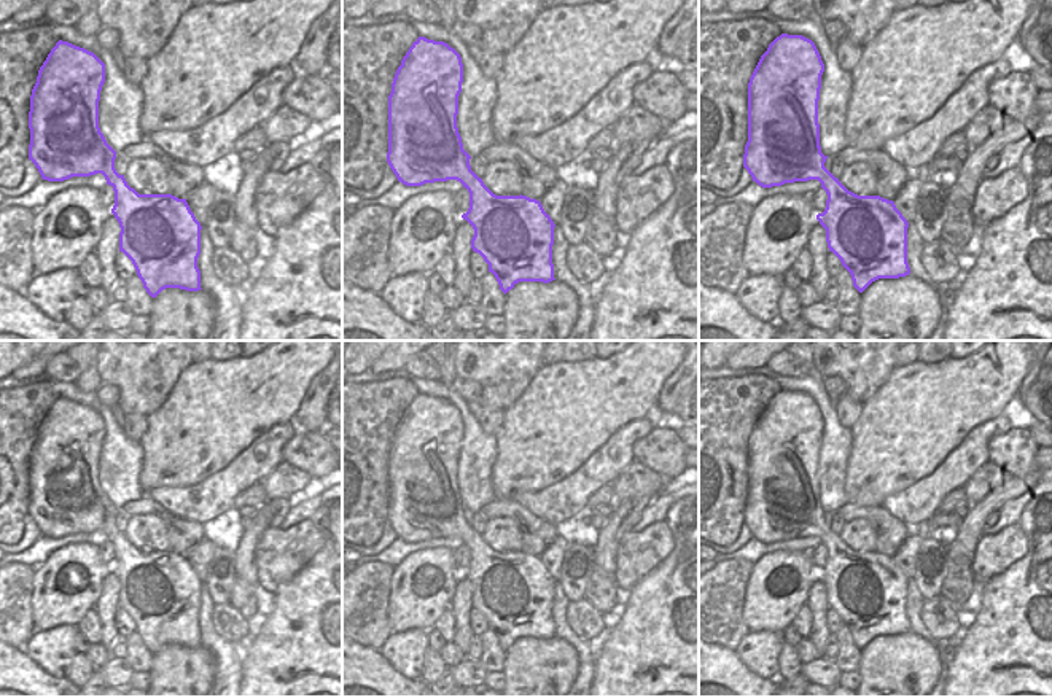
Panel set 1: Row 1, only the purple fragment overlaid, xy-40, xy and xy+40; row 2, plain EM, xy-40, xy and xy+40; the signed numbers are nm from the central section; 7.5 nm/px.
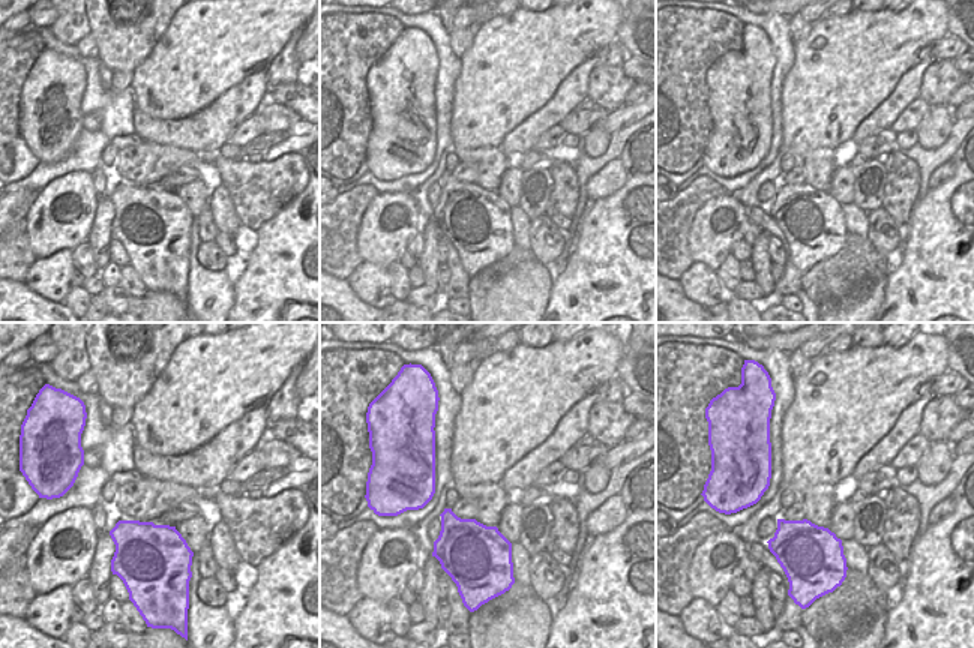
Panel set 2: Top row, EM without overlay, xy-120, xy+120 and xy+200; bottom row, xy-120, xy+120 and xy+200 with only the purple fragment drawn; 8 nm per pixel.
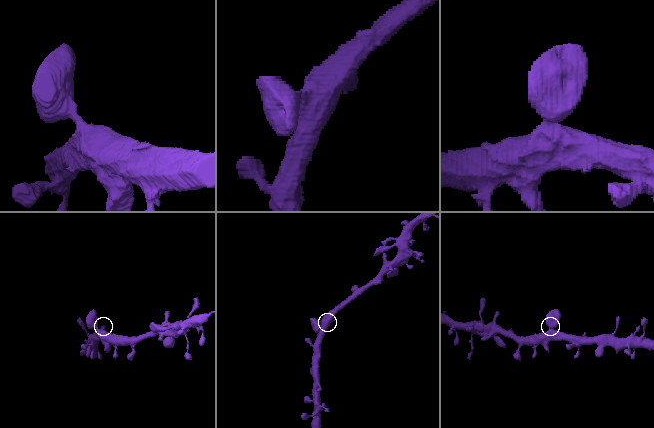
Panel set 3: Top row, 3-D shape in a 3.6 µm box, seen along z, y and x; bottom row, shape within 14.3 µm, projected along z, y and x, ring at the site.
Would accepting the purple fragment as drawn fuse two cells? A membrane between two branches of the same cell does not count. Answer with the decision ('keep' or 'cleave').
keep

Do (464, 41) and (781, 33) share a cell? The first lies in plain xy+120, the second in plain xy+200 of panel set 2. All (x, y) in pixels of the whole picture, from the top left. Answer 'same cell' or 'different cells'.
different cells

